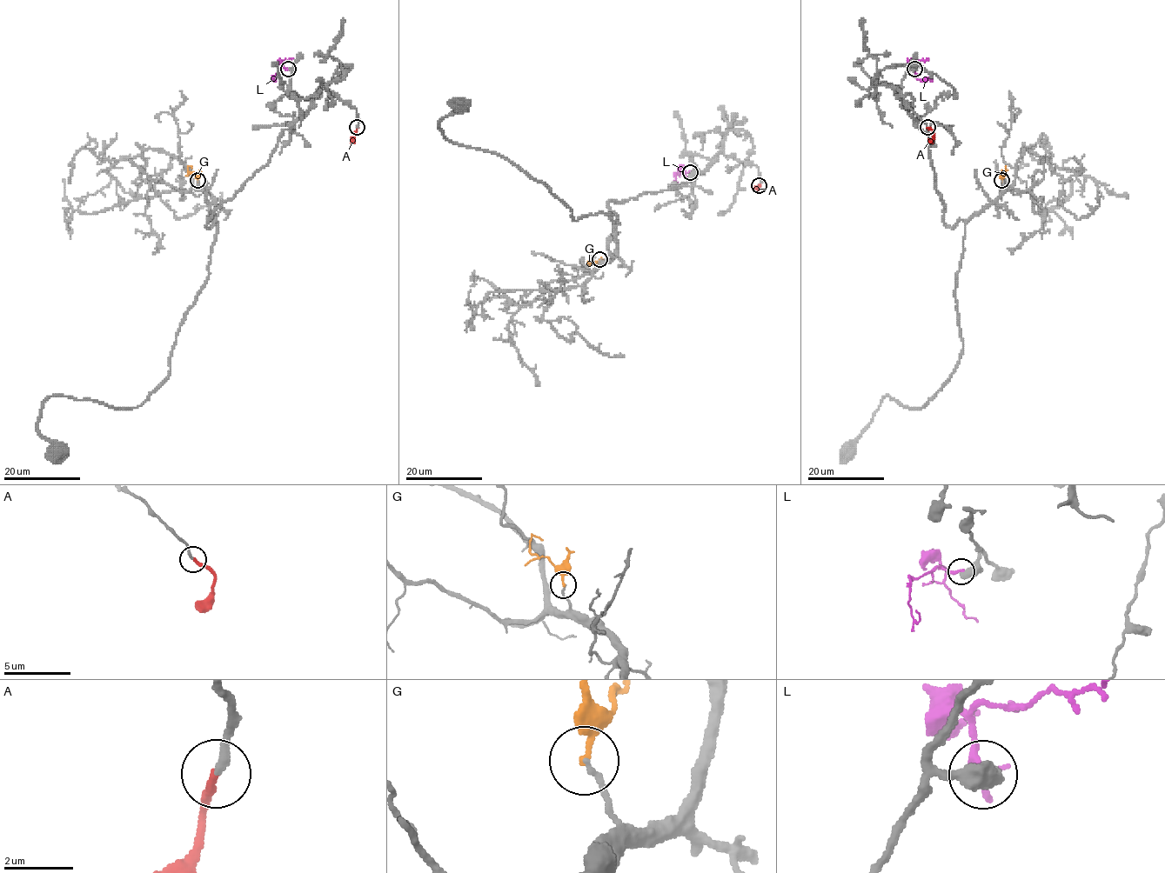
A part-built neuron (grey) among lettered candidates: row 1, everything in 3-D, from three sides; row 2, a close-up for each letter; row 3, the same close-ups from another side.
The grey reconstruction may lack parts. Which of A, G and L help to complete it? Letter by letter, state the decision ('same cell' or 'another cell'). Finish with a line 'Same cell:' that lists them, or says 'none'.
A: same cell
G: same cell
L: another cell
Same cell: A, G

